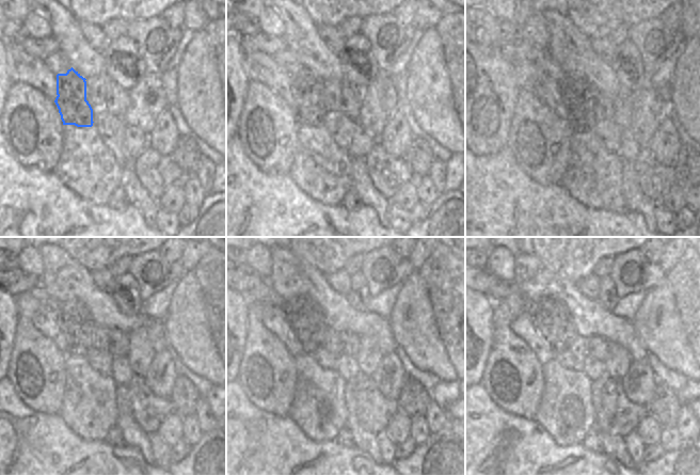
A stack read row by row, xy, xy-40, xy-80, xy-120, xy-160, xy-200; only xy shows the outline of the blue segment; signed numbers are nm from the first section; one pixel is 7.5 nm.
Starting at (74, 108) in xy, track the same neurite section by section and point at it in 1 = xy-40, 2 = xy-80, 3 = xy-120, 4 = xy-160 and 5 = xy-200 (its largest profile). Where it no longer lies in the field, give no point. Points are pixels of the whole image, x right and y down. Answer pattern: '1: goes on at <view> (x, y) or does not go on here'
1: goes on at xy-40 (307, 88)
2: goes on at xy-80 (547, 82)
3: goes on at xy-120 (73, 318)
4: goes on at xy-160 (309, 319)
5: goes on at xy-200 (551, 317)

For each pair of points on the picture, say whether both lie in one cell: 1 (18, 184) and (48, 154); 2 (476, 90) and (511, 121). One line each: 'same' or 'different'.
1: different
2: different

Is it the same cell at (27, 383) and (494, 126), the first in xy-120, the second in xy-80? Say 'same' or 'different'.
same

